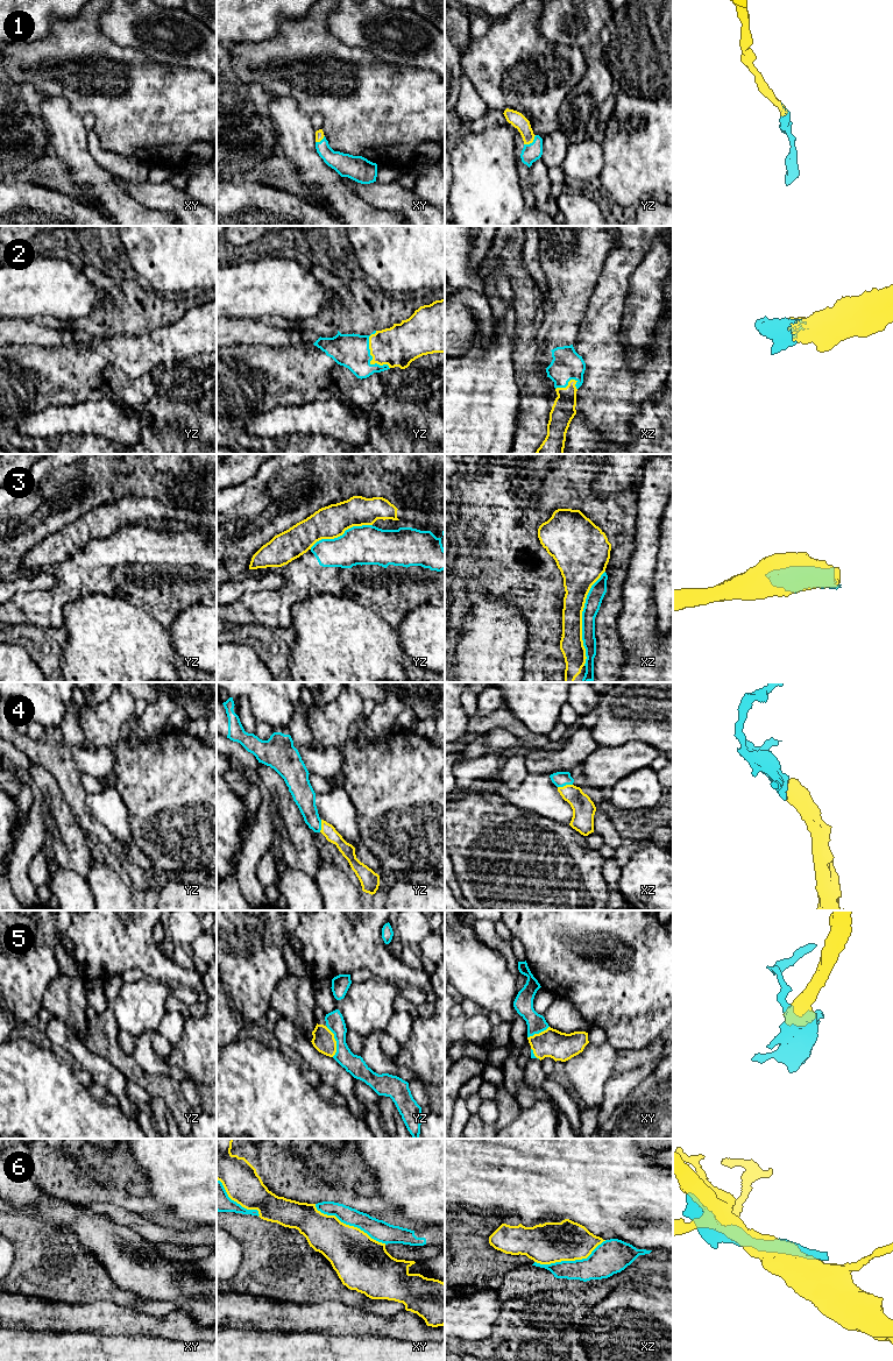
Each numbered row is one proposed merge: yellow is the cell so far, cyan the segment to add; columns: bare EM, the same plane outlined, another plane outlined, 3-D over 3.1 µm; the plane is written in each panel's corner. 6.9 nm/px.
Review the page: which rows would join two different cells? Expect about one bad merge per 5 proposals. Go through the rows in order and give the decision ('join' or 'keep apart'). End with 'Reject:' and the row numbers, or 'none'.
1: join
2: join
3: keep apart
4: join
5: join
6: keep apart
Reject: 3, 6

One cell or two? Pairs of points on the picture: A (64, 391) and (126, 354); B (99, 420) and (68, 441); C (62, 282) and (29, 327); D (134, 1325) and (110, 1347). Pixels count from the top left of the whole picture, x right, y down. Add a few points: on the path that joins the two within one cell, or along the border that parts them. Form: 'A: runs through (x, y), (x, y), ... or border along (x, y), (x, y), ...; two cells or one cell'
A: runs through (79, 376), (101, 354), (111, 354); one cell
B: border along (104, 437), (63, 434), (59, 438); two cells
C: border along (12, 318), (47, 319), (52, 323); two cells
D: border along (96, 1333), (105, 1335), (150, 1335); two cells

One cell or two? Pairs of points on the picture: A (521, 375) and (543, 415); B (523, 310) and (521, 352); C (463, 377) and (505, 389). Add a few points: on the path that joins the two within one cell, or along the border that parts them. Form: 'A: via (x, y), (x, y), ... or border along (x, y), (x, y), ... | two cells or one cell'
A: via (530, 384), (534, 389), (534, 405) | one cell
B: via (525, 320), (525, 341) | one cell
C: via (474, 377), (483, 385), (493, 385), (495, 388) | one cell

